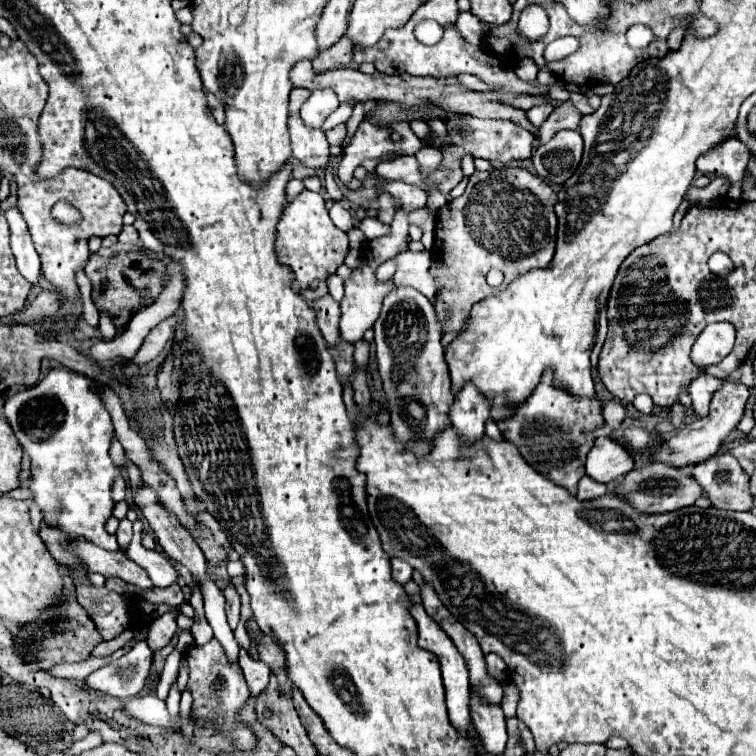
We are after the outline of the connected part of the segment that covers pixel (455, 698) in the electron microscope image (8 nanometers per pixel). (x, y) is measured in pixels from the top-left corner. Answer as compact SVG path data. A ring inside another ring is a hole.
M410 605L410 615L414 617L414 621L418 623L418 645L430 653L434 653L440 661L440 669L442 669L442 679L444 679L444 689L446 689L446 703L448 703L448 715L452 725L466 733L470 727L470 711L468 711L468 701L470 701L470 681L468 681L468 669L464 665L462 655L458 653L456 645L452 643L452 639L440 629L440 625L424 611L422 605Z

